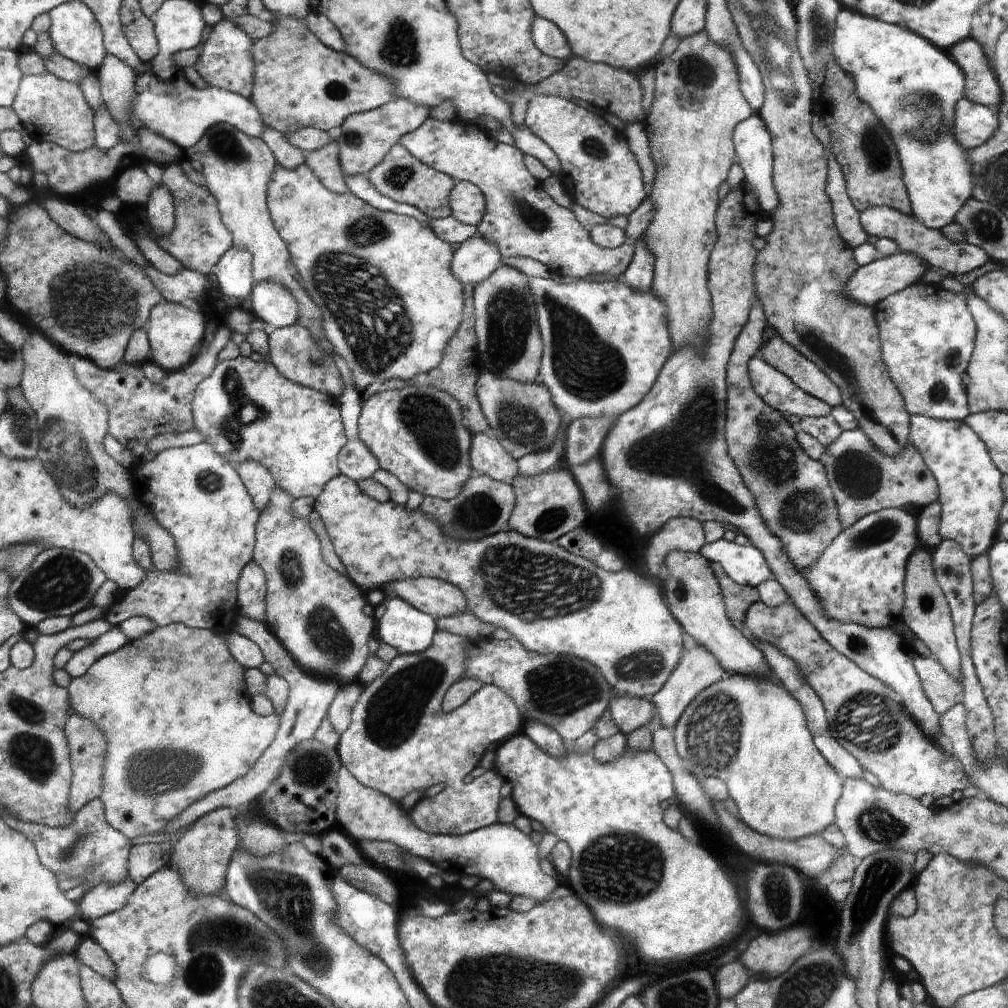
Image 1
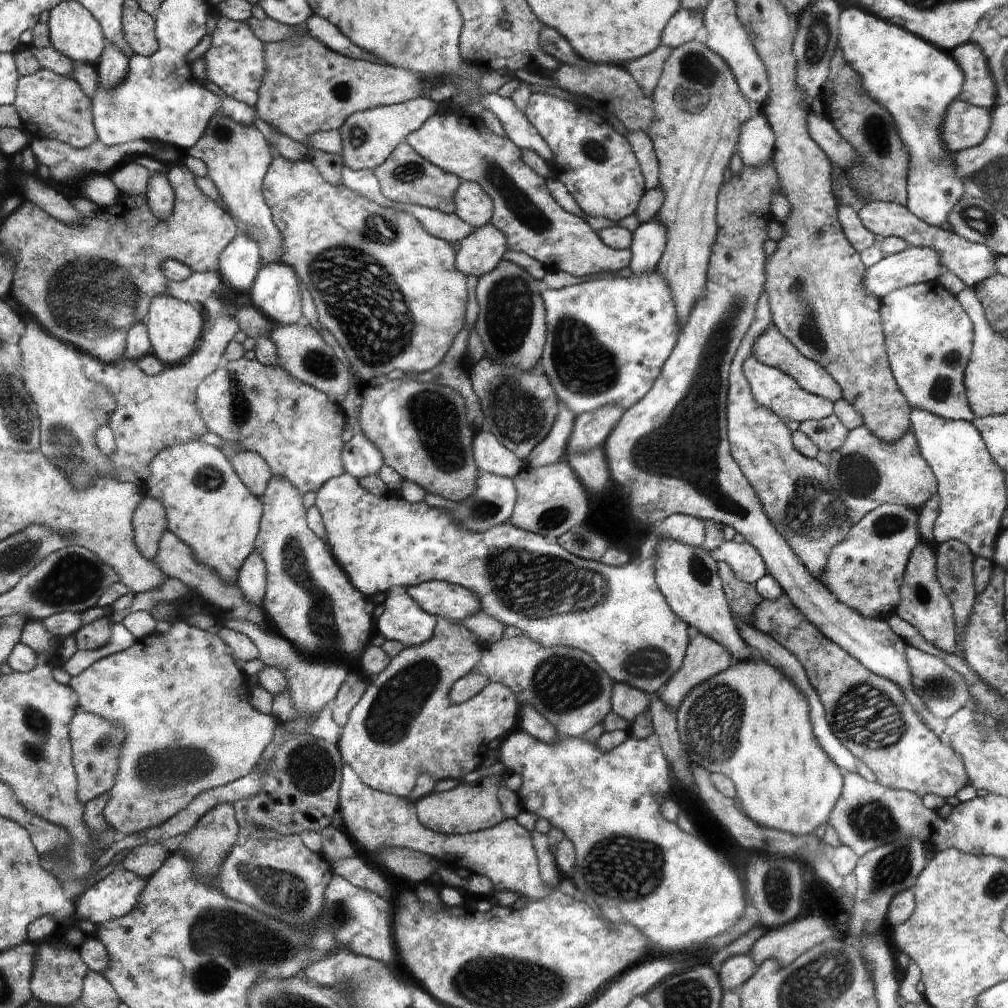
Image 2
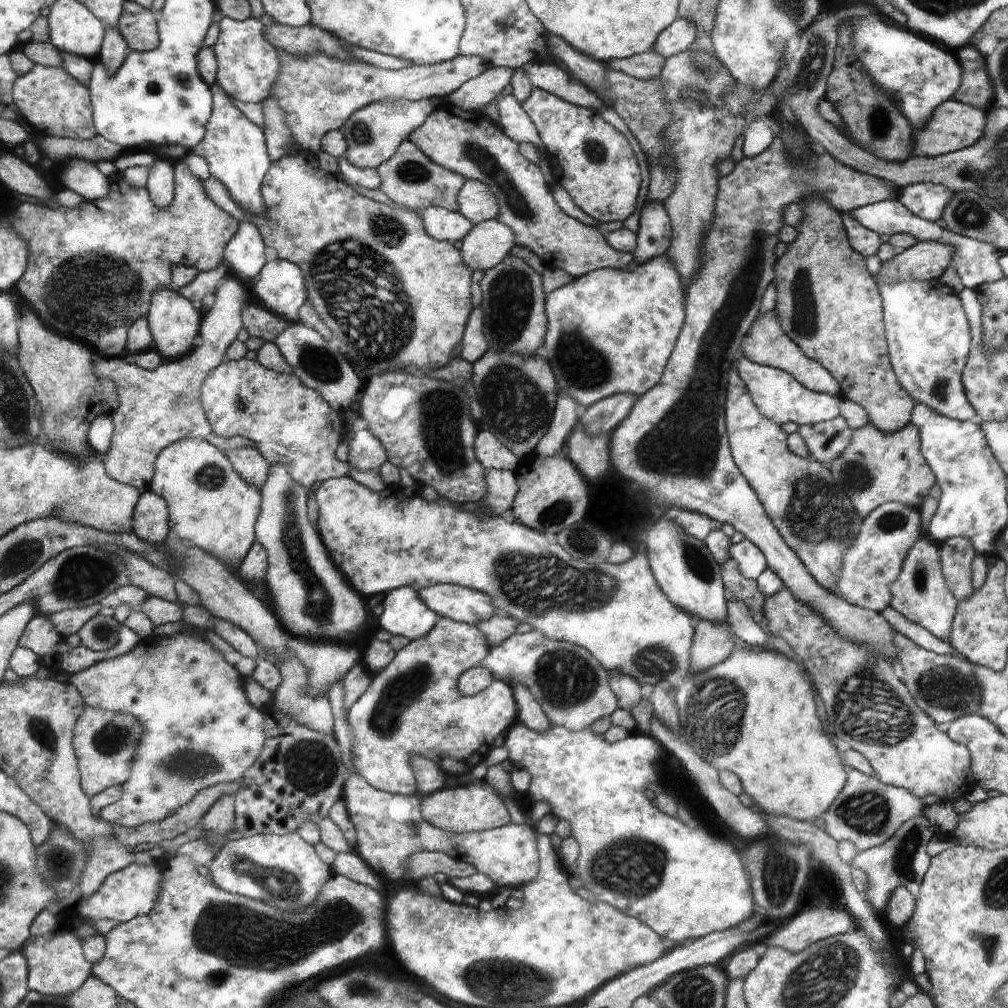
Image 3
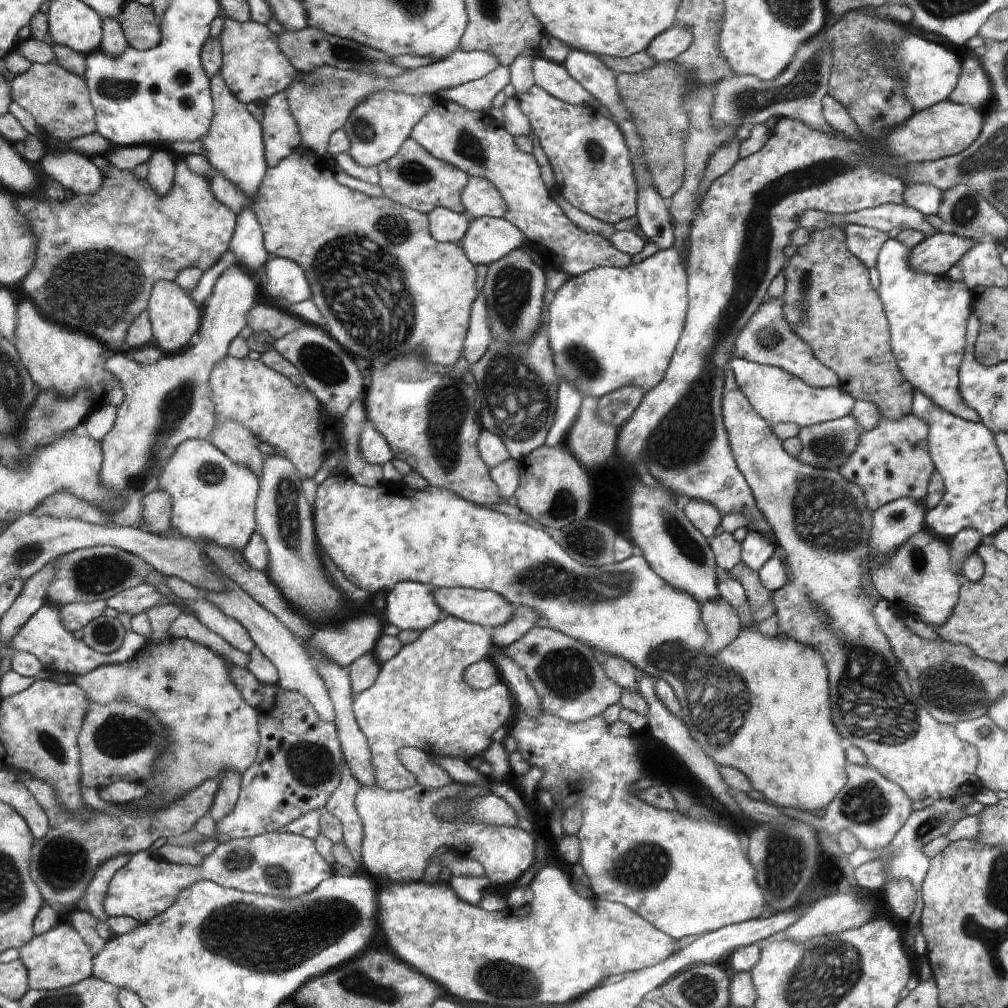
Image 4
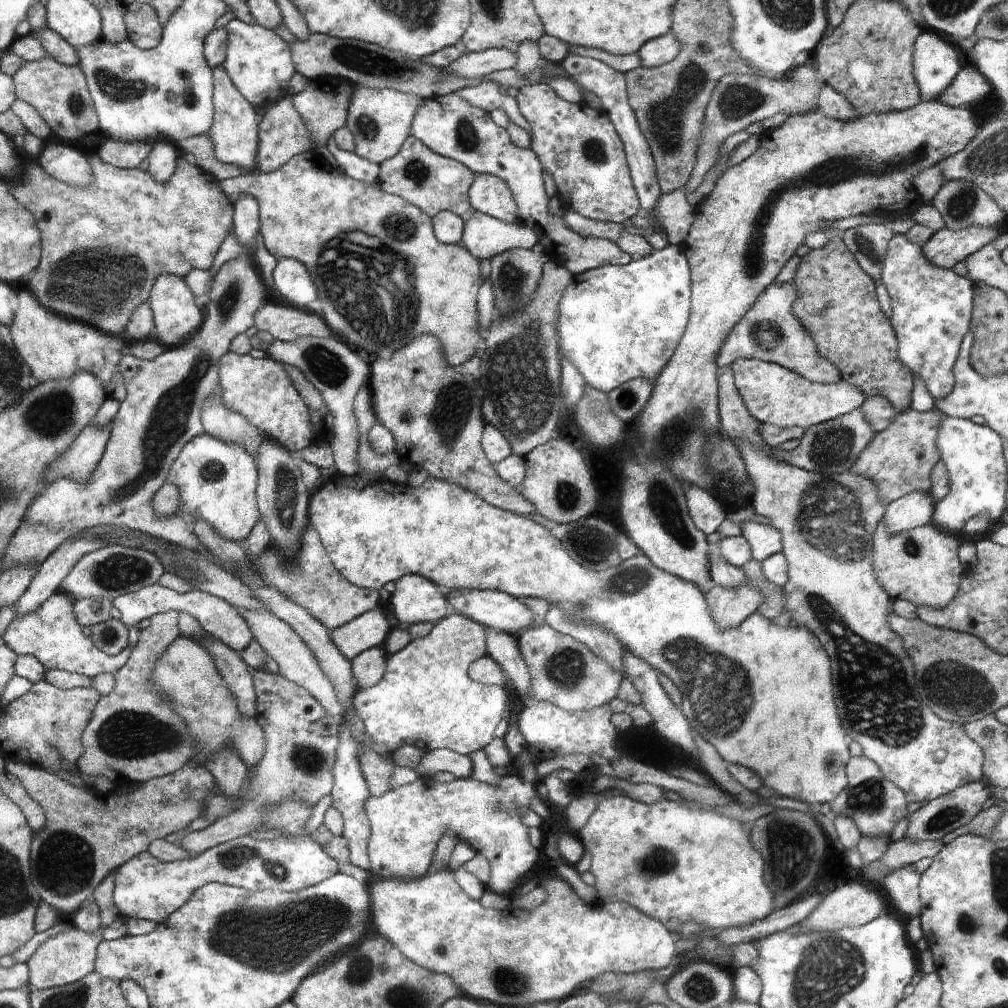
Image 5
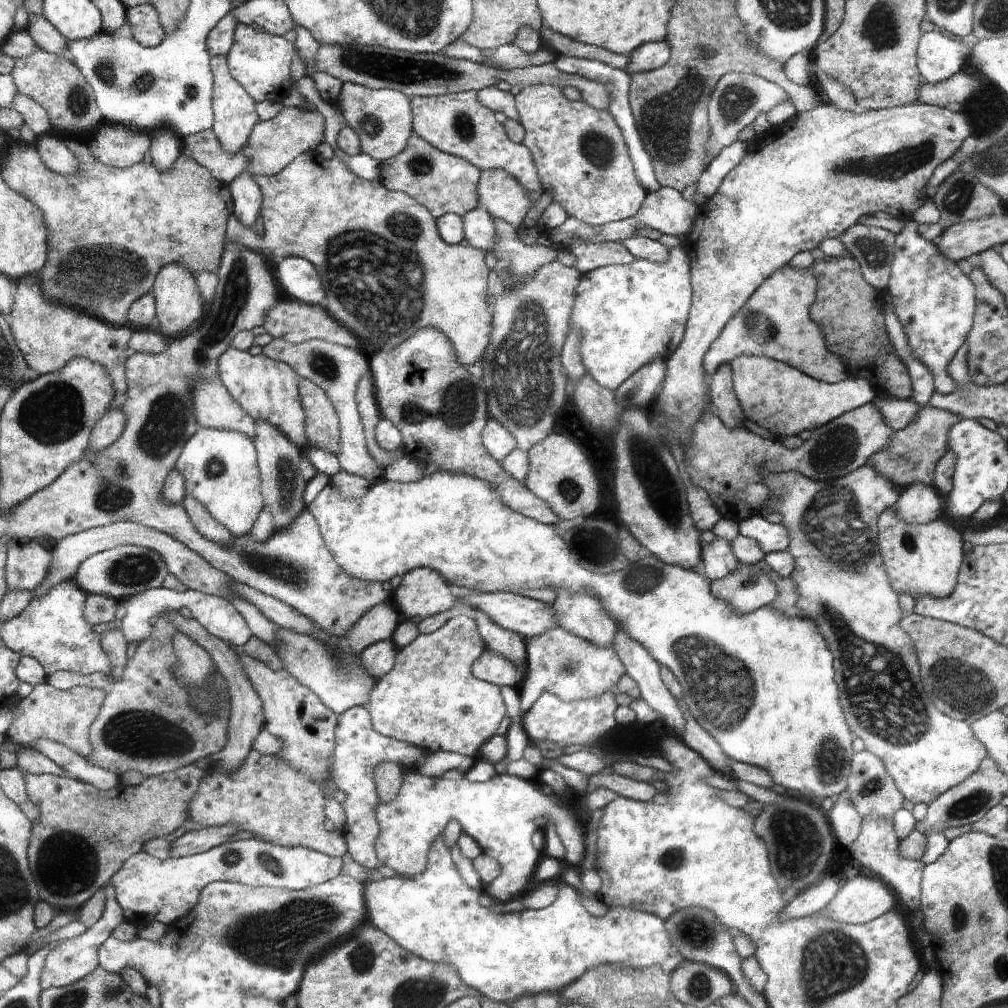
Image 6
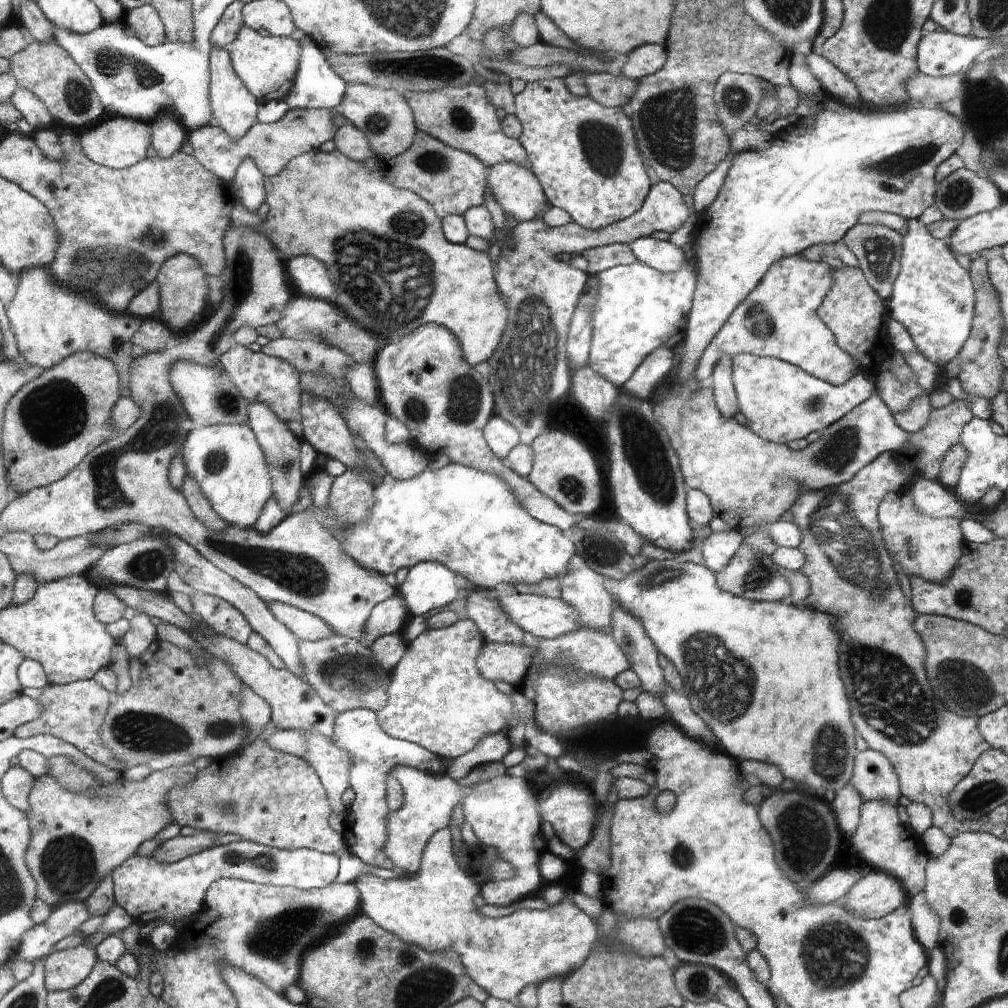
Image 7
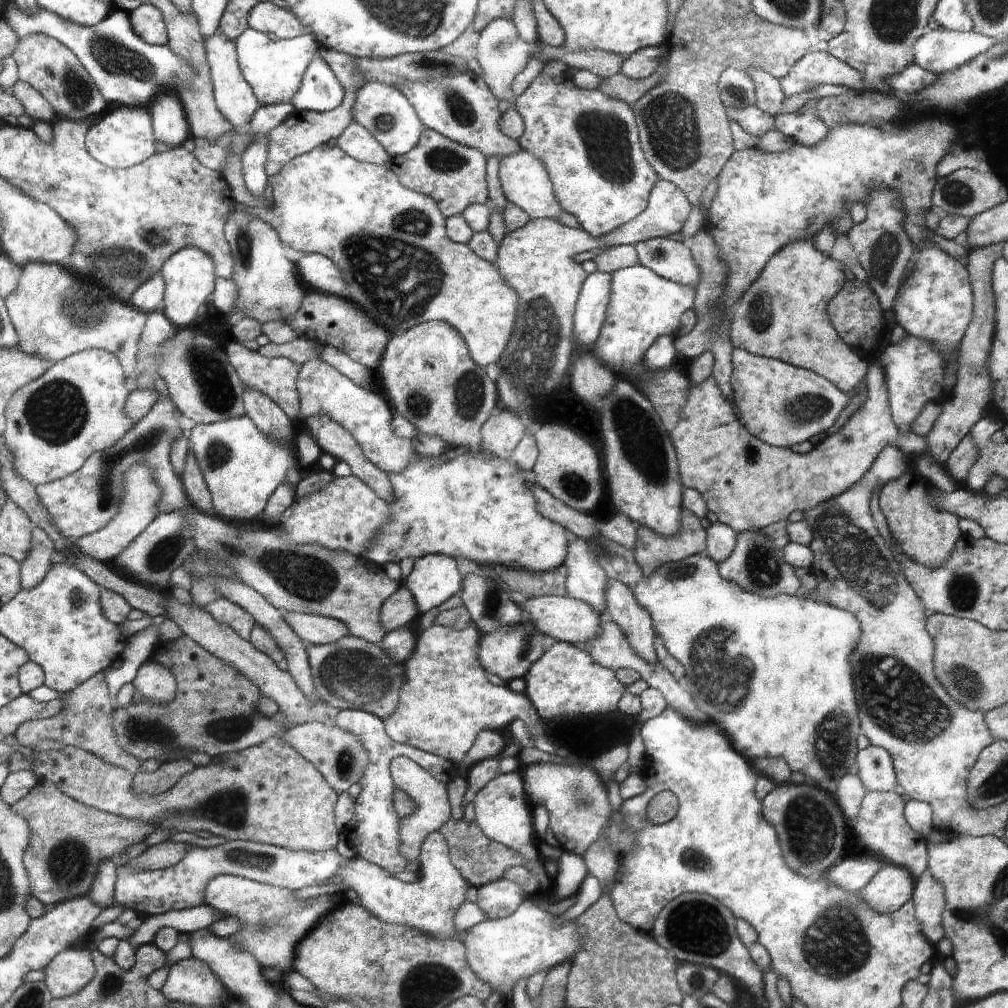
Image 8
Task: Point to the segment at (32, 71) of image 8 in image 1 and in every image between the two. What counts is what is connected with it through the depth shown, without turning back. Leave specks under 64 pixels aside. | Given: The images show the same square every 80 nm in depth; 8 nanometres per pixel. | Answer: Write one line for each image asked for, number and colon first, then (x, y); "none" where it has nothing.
1: (52, 109)
2: (54, 106)
3: (54, 102)
4: (61, 101)
5: (60, 92)
6: (58, 84)
7: (47, 69)

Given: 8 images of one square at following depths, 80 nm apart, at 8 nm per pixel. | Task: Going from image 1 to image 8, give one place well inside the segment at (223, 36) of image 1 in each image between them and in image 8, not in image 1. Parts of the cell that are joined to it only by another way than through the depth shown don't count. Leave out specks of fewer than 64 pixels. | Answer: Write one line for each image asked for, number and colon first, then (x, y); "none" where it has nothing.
2: (235, 62)
3: (249, 65)
4: (254, 68)
5: (259, 62)
6: (260, 62)
7: (267, 65)
8: (274, 70)

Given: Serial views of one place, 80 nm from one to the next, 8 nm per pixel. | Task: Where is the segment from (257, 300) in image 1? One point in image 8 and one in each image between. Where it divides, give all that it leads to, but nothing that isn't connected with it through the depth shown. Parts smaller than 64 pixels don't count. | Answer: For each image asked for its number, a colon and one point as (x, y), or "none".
2: (275, 291)
3: (280, 286)
4: (286, 279)
5: (291, 277)
6: (299, 278)
7: (310, 275)
8: (321, 275)

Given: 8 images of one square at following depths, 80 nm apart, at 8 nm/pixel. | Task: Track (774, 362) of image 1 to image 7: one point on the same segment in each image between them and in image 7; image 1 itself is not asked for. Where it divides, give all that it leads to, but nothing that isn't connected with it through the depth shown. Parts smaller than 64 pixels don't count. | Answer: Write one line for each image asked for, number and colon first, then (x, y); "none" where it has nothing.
2: (772, 348)
3: (767, 343)
4: (768, 339)
5: (770, 331)
6: (776, 322)
7: (779, 319)

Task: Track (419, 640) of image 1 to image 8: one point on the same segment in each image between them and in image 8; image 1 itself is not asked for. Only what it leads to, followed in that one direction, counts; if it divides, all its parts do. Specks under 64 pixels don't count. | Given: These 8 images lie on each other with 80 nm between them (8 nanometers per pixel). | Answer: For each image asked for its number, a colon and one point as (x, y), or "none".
2: (403, 620)
3: (404, 613)
4: (411, 605)
5: (416, 598)
6: (424, 592)
7: (430, 585)
8: (434, 578)

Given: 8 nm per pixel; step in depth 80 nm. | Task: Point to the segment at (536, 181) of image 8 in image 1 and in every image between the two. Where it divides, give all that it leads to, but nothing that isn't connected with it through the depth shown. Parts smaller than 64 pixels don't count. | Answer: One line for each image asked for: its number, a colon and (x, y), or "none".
1: (468, 203)
2: (474, 205)
3: (477, 202)
4: (480, 197)
5: (489, 194)
6: (504, 196)
7: (517, 188)

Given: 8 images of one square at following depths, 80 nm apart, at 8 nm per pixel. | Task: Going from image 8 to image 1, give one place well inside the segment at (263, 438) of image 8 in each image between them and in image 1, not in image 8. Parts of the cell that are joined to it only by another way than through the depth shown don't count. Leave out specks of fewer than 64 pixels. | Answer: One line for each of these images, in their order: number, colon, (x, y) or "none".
1: (192, 491)
2: (207, 505)
3: (211, 506)
4: (214, 498)
5: (217, 480)
6: (220, 466)
7: (228, 461)

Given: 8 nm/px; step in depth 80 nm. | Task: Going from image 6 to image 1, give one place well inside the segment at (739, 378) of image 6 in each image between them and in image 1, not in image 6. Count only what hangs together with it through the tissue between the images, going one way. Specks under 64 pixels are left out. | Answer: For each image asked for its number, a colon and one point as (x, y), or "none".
1: (778, 390)
2: (782, 394)
3: (780, 397)
4: (778, 396)
5: (773, 394)

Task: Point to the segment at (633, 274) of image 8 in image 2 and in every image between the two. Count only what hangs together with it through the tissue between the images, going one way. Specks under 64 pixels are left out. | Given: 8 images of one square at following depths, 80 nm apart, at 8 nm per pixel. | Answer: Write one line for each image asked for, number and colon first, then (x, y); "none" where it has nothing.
2: (607, 338)
3: (612, 331)
4: (612, 327)
5: (617, 322)
6: (630, 315)
7: (639, 309)

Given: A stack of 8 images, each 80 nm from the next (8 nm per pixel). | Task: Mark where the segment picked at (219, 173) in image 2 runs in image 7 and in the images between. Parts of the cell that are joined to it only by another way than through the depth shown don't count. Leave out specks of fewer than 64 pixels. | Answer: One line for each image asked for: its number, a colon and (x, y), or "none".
3: (235, 148)
4: (235, 147)
5: (234, 134)
6: (235, 114)
7: (234, 108)

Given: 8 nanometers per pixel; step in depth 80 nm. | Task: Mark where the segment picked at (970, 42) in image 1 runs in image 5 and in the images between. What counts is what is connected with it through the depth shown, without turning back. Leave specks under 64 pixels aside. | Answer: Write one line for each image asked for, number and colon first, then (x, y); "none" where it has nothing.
2: (978, 89)
3: (976, 90)
4: (973, 88)
5: (970, 84)

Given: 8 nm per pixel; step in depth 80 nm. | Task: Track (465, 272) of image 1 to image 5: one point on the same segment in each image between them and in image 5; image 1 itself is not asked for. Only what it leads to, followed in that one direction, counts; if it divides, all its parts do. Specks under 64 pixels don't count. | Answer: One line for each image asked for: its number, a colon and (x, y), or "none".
2: (480, 252)
3: (488, 243)
4: (488, 239)
5: (485, 236)

